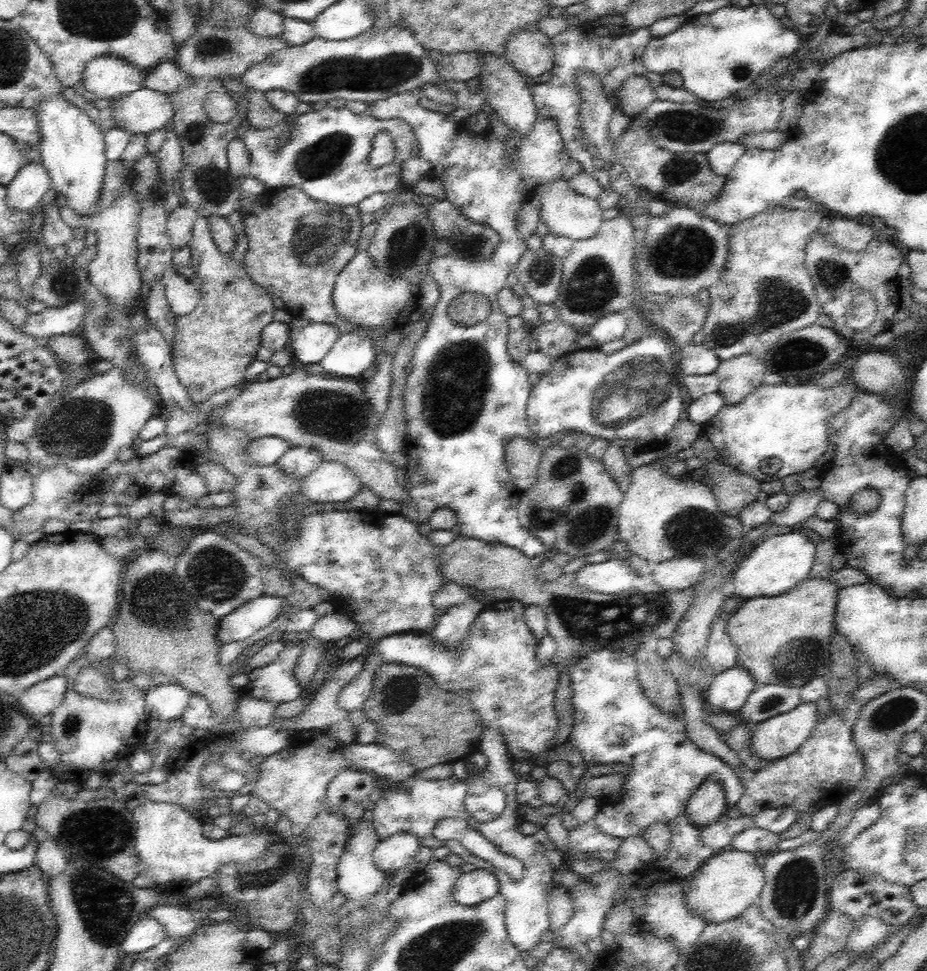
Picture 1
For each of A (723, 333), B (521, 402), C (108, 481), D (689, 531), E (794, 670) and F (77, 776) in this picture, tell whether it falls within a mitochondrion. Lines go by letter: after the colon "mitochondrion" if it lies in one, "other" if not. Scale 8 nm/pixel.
A: mitochondrion
B: other
C: mitochondrion
D: mitochondrion
E: mitochondrion
F: other

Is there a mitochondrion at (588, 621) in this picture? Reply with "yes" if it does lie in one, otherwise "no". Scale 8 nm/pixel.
yes

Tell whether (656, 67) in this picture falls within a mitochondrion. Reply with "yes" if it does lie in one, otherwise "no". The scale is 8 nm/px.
no

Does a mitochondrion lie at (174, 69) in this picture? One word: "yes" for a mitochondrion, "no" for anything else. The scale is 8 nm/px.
no

